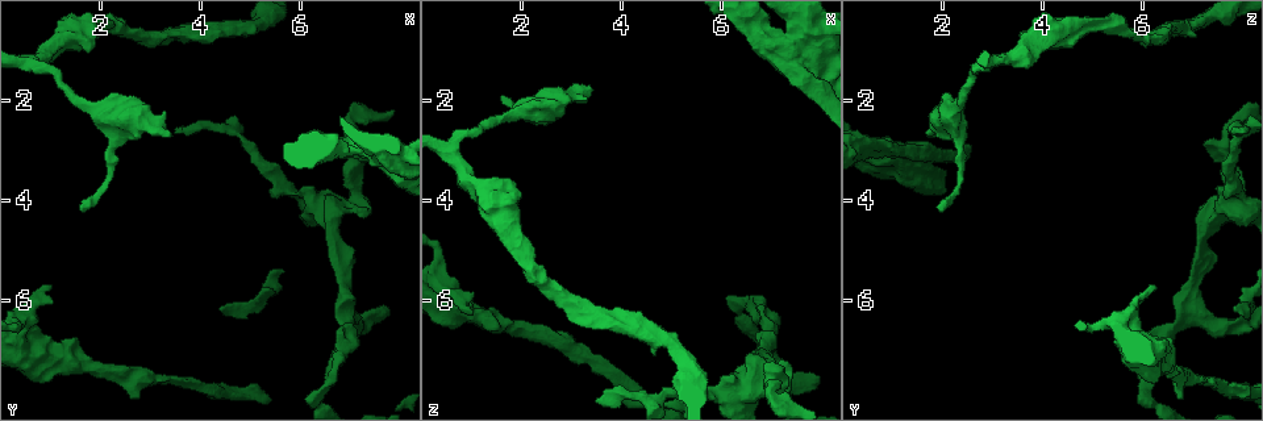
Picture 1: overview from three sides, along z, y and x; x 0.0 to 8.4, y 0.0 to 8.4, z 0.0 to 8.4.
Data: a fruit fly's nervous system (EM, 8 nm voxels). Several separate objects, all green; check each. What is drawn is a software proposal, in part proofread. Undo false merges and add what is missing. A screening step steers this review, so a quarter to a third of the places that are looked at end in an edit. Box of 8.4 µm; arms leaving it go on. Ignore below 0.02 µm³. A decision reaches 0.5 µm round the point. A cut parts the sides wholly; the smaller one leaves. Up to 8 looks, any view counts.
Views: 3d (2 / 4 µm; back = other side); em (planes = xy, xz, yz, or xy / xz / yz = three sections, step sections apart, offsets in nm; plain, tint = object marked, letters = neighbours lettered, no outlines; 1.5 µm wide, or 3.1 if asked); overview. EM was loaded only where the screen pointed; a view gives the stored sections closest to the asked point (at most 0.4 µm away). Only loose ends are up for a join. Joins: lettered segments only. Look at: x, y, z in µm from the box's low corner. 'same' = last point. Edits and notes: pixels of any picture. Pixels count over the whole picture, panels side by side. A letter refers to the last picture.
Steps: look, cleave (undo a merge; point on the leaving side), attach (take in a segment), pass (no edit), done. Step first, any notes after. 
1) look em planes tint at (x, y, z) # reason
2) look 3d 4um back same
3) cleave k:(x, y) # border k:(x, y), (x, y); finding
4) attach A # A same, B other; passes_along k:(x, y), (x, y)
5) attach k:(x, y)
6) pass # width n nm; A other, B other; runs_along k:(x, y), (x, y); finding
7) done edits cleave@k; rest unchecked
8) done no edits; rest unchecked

look 3d 4um at (6.60, 7.45, 6.10) # thick turns thin

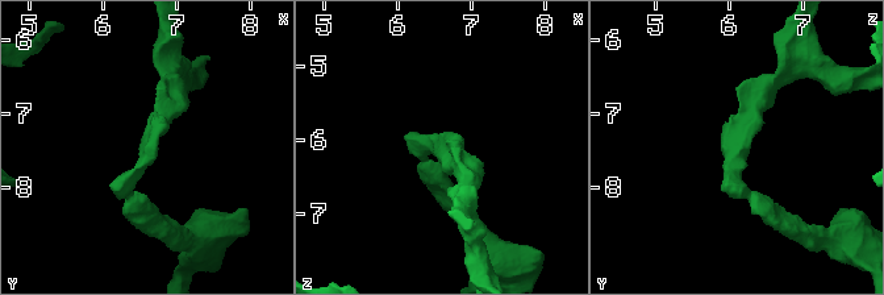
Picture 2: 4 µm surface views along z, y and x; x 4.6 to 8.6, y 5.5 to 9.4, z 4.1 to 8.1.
look em 3.1um xz step 16 letters at (6.60, 7.50, 6.15) # now the EM

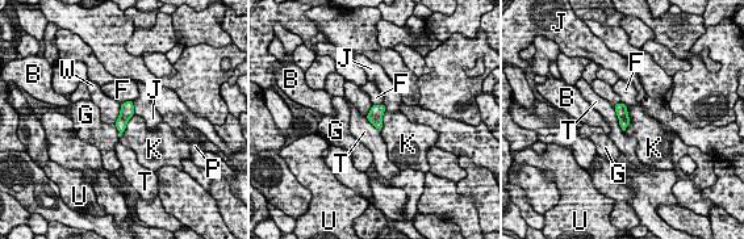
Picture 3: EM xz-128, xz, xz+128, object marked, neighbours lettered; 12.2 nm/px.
pass # width 170 nm; B other, F other, G other, J other, K other, P other, T other, U other, W other; border 3:(613, 107), (618, 125), (623, 131); all the same neuron

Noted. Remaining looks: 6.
look em planes letters at (7.40, 4.15, 7.50) # free end

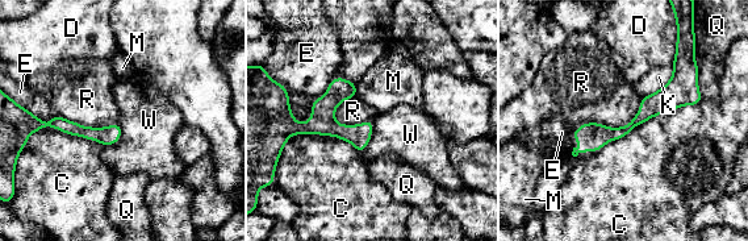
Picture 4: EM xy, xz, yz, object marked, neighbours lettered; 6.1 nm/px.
pass # C other, D other, E other, K other, M other, Q other, R other, W other; border 4:(374, 120), (371, 138), (360, 153); no lettered segment goes on from it

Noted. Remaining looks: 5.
look em yz step 8 tint at (1.65, 4.25, 2.00) # branch stops here

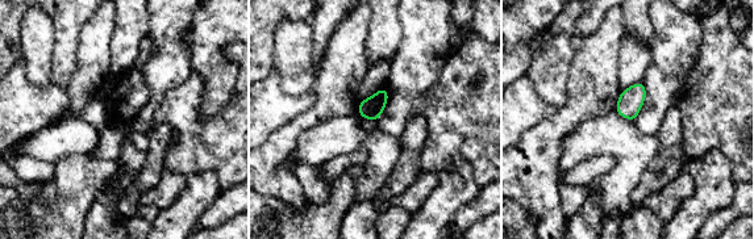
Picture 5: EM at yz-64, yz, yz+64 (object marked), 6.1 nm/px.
look em planes letters same

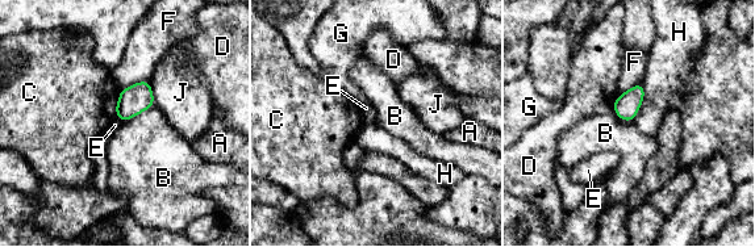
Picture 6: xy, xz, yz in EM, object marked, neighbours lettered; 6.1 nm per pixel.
pass # A other, B other, C other, D other, E other, F other, G other, H other, J other; border 6:(153, 105), (122, 122); no lettered segment goes on from it

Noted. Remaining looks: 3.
done no edits; rest unchecked

